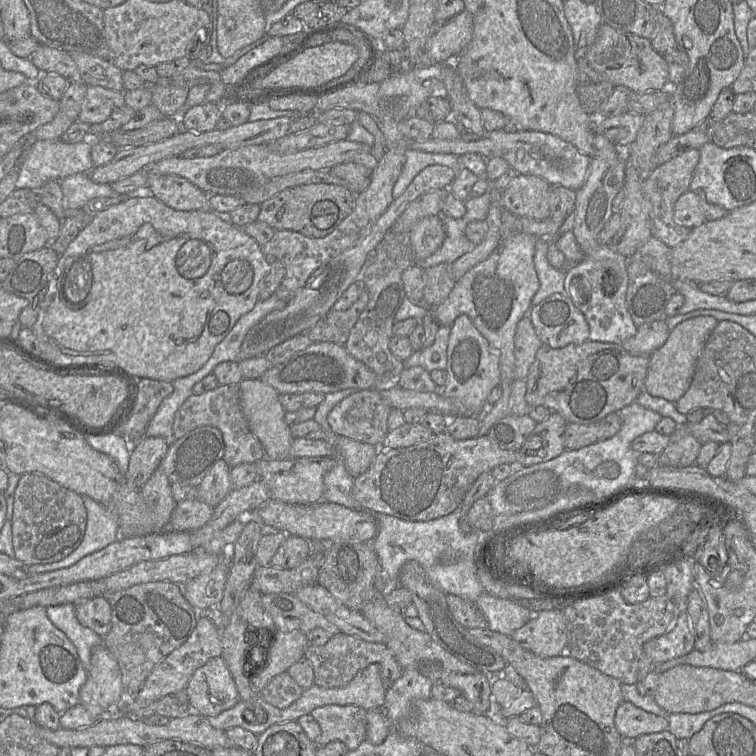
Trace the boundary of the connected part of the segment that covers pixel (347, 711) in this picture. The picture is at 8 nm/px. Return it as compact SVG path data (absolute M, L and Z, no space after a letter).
M325 705L314 709L310 715L321 728L315 744L325 746L331 741L341 741L349 750L357 749L366 739L366 711L356 705Z

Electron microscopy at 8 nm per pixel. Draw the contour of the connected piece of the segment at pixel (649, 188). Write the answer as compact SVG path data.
M699 149L685 151L655 168L643 182L645 198L651 203L651 234L670 248L682 243L691 229L674 220L674 205L678 198L690 189L690 183L700 158Z

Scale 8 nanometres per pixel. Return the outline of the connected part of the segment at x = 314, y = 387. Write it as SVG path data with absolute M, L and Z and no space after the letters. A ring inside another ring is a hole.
M316 342L311 344L309 347L306 349L294 354L290 358L286 359L280 364L271 366L262 376L261 376L262 381L273 387L280 395L281 394L300 394L300 393L308 393L308 392L318 392L322 394L328 394L328 393L333 393L337 392L340 390L345 390L345 389L350 389L354 388L357 389L358 391L361 390L368 390L368 389L377 389L378 385L386 385L386 384L380 384L379 378L373 373L368 367L366 367L362 362L356 360L353 358L345 349L344 346L338 345L335 343L331 342Z

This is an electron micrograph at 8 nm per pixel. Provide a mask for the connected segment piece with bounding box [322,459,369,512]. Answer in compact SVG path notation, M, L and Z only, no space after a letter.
M337 460L323 479L322 501L342 505L355 511L365 511L352 495L354 479L346 470L343 462Z

